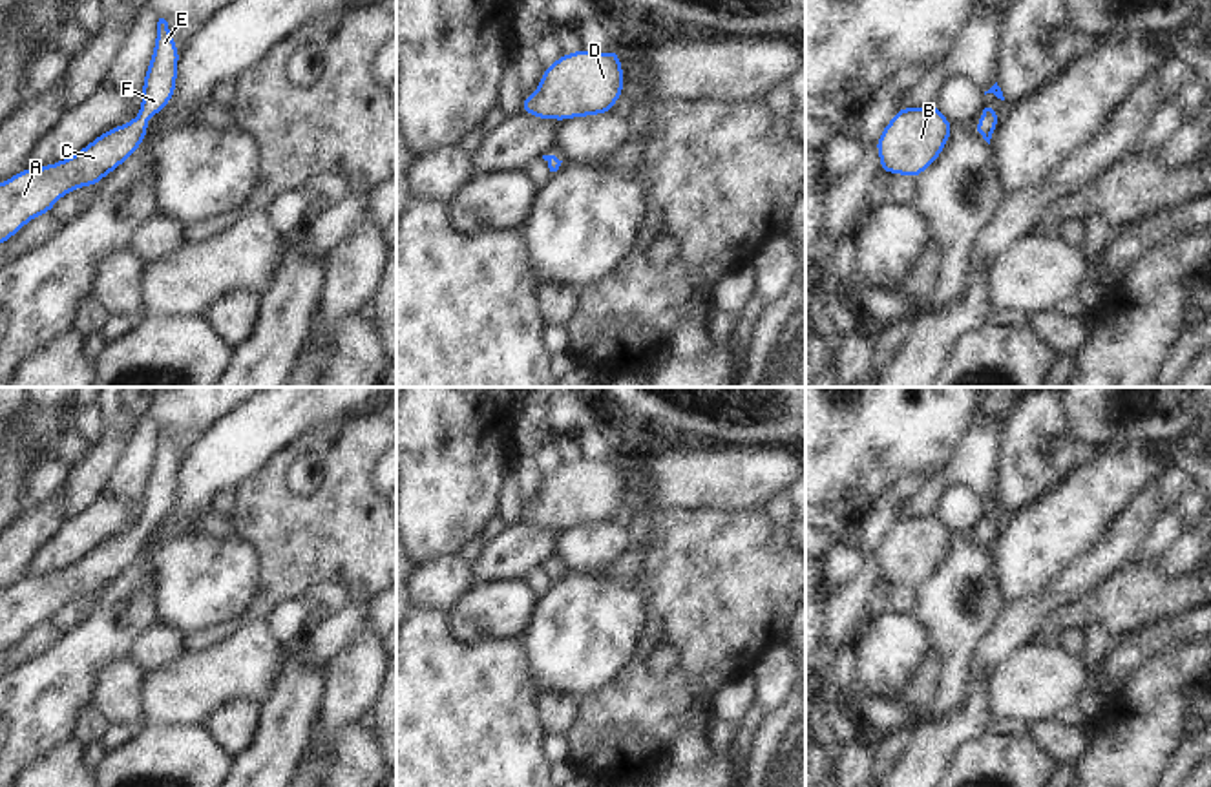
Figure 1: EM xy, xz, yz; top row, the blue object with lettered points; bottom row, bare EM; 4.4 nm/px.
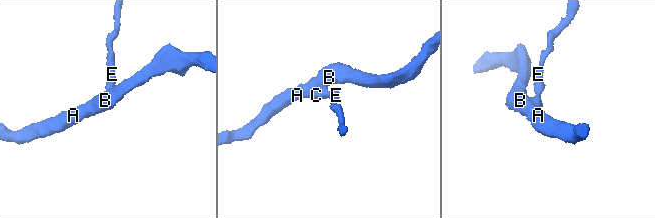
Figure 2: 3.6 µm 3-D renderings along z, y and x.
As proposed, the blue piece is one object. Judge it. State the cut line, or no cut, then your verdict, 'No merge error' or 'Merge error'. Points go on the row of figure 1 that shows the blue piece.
No split. No merge error.

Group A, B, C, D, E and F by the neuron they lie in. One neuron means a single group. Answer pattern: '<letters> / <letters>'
A B C D E F

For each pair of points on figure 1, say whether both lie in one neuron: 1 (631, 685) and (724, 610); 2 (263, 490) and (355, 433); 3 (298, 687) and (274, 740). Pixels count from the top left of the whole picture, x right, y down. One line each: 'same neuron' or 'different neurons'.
1: same neuron
2: same neuron
3: same neuron

